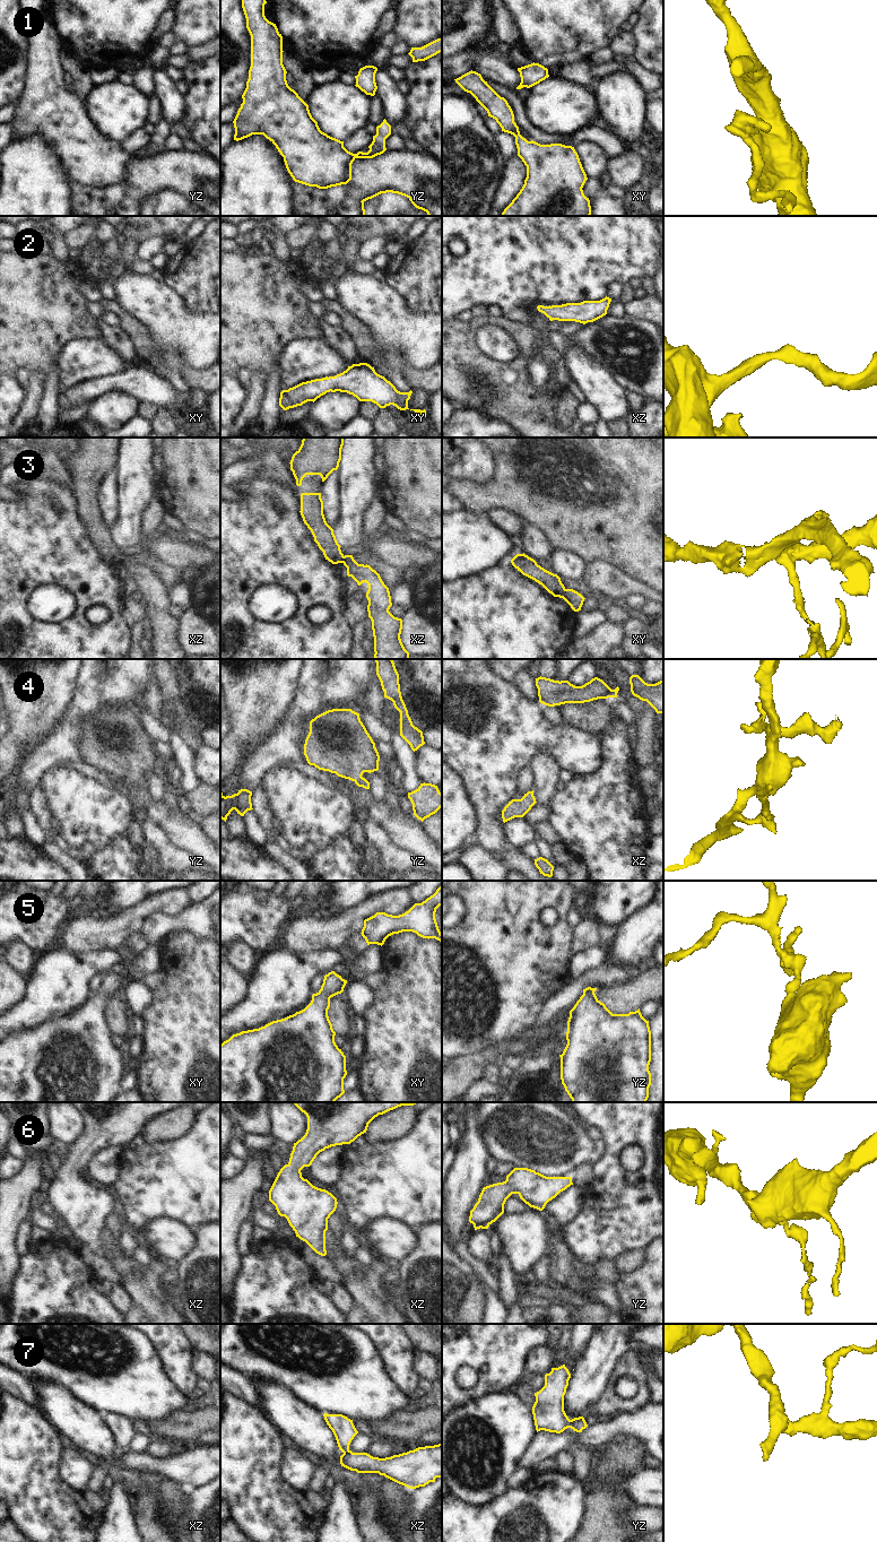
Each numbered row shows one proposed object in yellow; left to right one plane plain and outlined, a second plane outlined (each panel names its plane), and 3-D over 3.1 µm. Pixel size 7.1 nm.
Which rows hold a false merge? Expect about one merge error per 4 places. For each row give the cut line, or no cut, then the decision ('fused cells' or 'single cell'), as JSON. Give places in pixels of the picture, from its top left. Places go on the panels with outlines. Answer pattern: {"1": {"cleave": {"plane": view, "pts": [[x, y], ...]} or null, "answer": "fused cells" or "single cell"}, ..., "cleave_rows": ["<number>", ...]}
{"1": {"cleave": null, "answer": "single cell"}, "2": {"cleave": null, "answer": "single cell"}, "3": {"cleave": {"plane": "xy", "pts": [[565, 589], [562, 597]]}, "answer": "fused cells"}, "4": {"cleave": null, "answer": "single cell"}, "5": {"cleave": null, "answer": "single cell"}, "6": {"cleave": null, "answer": "single cell"}, "7": {"cleave": {"plane": "yz", "pts": [[569, 1420], [570, 1427]]}, "answer": "fused cells"}, "cleave_rows": ["3", "7"]}

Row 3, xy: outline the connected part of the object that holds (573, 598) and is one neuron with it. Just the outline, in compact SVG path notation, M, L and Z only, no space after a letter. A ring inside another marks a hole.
M565 589L563 599L571 606L574 612L581 610L584 597L573 589Z

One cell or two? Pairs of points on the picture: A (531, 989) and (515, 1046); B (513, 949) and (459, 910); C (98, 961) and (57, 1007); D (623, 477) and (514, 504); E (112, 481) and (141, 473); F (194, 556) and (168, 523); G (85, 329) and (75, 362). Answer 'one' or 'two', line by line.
A: two
B: two
C: one
D: one
E: two
F: two
G: two

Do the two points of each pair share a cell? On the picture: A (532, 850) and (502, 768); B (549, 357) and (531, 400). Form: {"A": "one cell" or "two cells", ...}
{"A": "two cells", "B": "two cells"}

